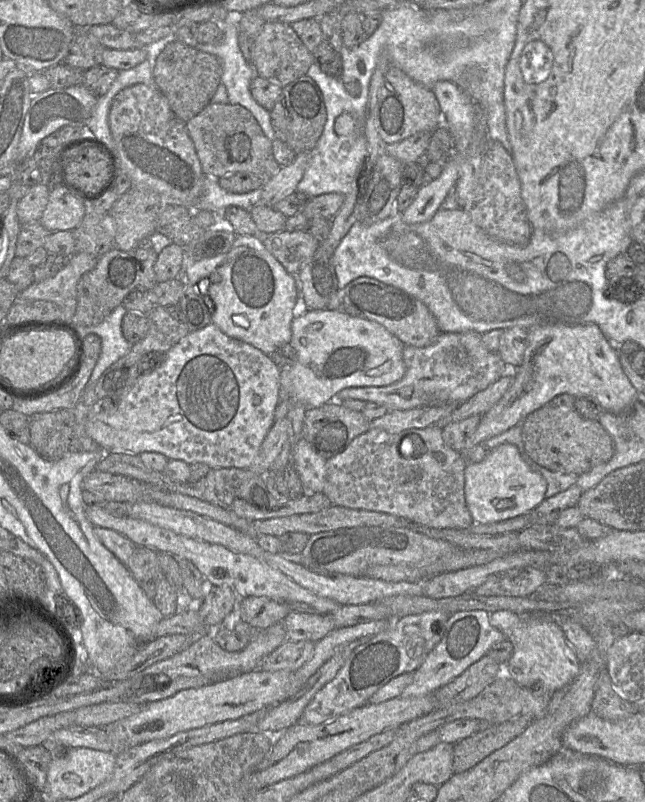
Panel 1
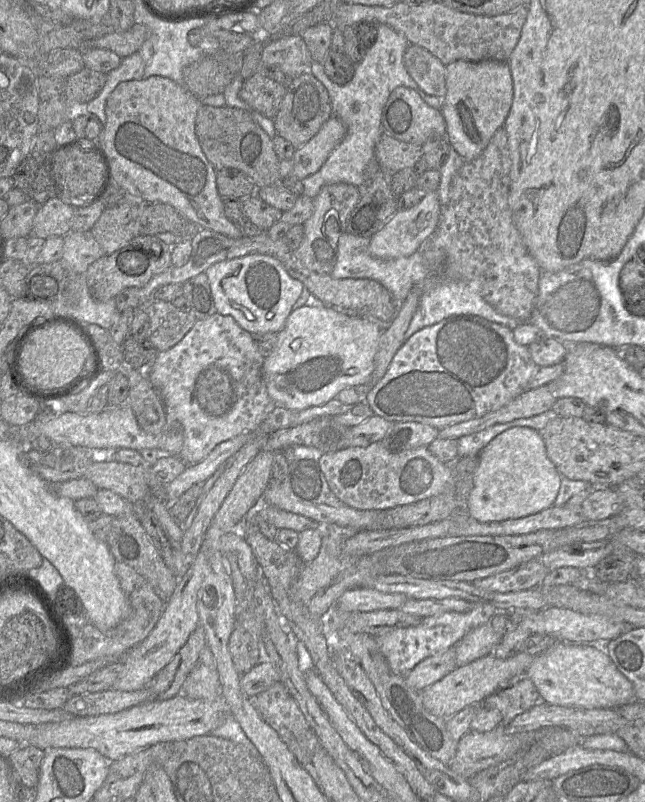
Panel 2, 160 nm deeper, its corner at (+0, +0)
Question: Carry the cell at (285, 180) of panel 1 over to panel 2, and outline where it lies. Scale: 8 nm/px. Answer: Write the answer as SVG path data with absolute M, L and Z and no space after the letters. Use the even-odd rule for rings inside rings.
M332 116L312 139L295 151L289 177L303 180L315 174L343 141L346 133L345 124L336 116Z

